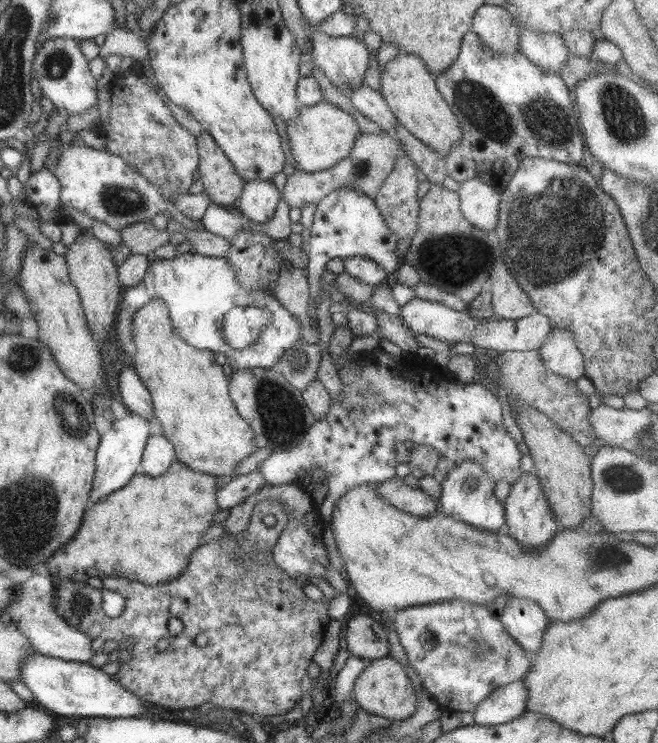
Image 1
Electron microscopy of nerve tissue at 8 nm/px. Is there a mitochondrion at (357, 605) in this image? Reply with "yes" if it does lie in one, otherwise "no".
no

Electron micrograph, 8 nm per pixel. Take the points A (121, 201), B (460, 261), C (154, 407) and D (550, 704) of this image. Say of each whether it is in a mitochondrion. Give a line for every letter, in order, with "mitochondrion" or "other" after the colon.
A: mitochondrion
B: mitochondrion
C: other
D: other

